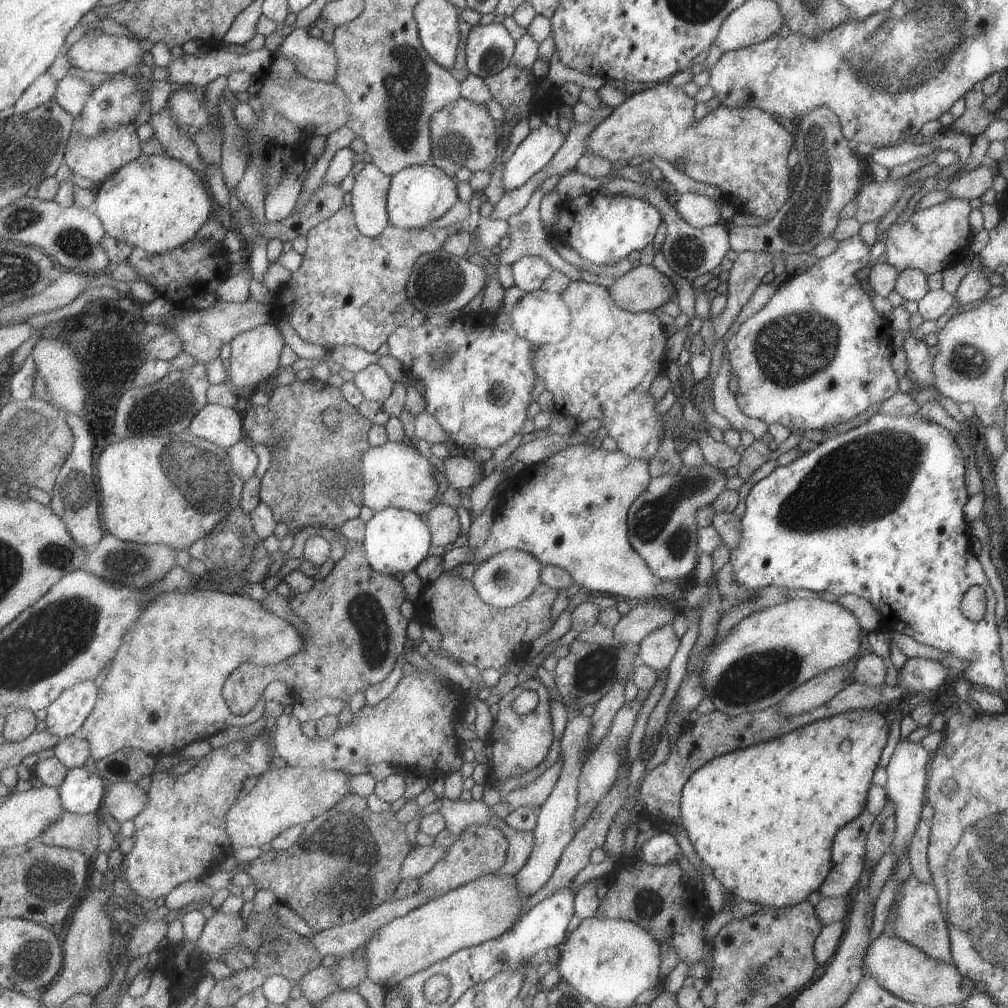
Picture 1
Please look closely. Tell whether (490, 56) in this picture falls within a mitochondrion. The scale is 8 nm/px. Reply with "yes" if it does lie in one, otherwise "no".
no

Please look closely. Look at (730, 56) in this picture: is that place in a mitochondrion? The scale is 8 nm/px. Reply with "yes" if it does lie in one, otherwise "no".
no

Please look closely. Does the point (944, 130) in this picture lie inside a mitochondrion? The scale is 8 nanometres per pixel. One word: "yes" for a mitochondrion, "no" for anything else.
no

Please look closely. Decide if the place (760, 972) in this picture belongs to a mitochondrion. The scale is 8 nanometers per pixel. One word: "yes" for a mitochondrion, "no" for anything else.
yes

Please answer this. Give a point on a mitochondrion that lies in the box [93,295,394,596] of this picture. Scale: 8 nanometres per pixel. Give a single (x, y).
(198, 477)

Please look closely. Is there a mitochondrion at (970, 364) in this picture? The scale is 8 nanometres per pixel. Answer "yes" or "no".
yes

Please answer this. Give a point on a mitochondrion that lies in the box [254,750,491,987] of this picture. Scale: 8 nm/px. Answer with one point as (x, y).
(336, 864)

